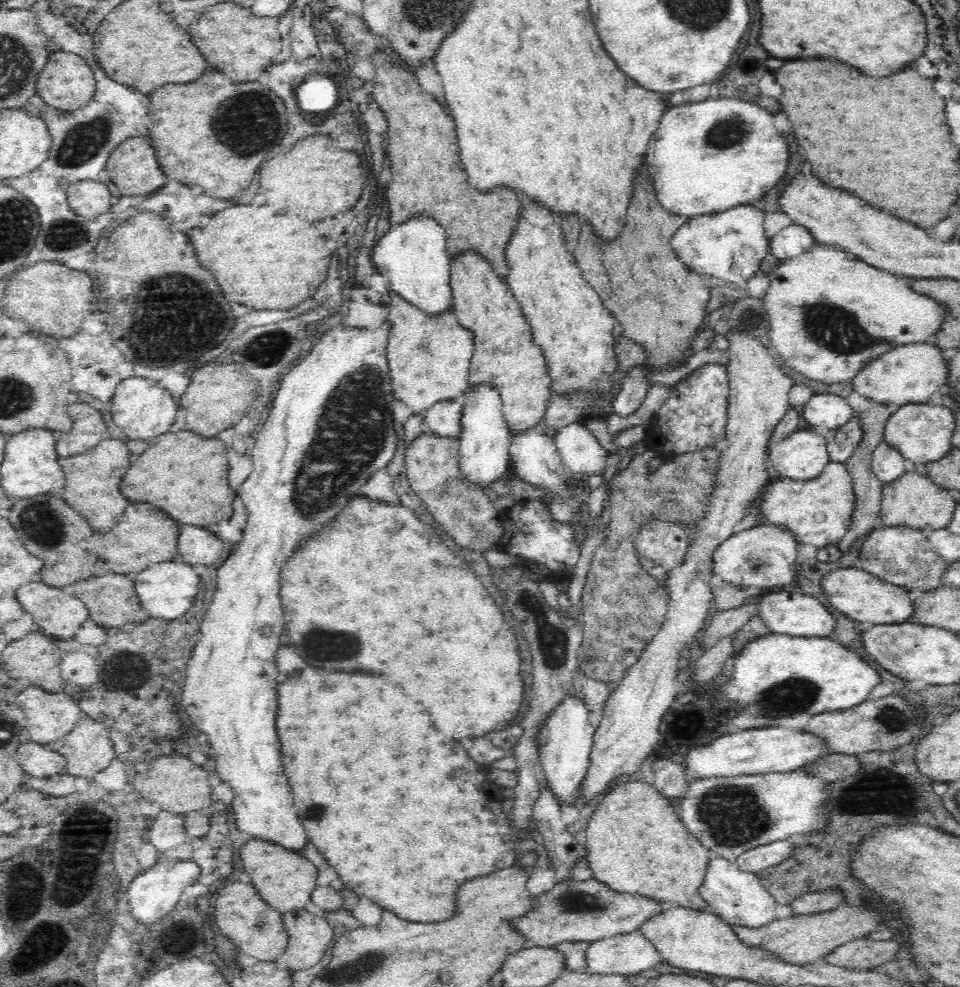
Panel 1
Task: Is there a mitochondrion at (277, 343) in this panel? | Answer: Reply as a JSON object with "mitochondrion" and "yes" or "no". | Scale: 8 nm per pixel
{"mitochondrion":"yes"}

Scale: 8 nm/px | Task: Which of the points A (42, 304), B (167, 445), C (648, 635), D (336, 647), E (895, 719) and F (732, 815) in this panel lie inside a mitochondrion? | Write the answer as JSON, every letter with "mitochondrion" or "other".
{"A":"other","B":"other","C":"other","D":"mitochondrion","E":"mitochondrion","F":"mitochondrion"}

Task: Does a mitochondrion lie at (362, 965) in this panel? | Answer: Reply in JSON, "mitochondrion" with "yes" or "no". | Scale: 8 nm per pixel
{"mitochondrion":"yes"}

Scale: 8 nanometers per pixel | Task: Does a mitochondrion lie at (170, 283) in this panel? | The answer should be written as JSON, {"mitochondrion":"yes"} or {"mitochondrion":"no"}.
{"mitochondrion":"yes"}

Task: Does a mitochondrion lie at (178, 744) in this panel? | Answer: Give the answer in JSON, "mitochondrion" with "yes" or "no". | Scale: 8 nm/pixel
{"mitochondrion":"no"}

